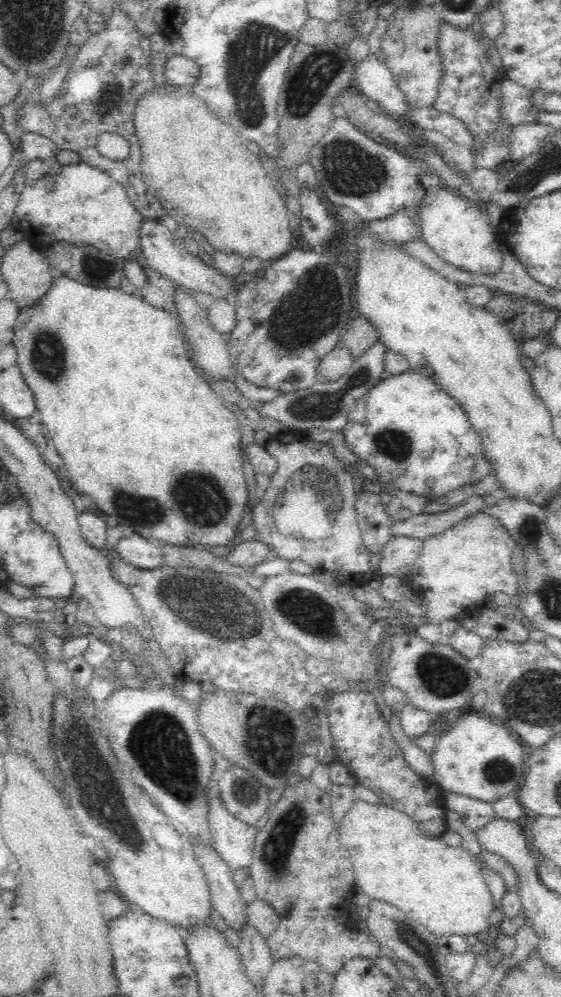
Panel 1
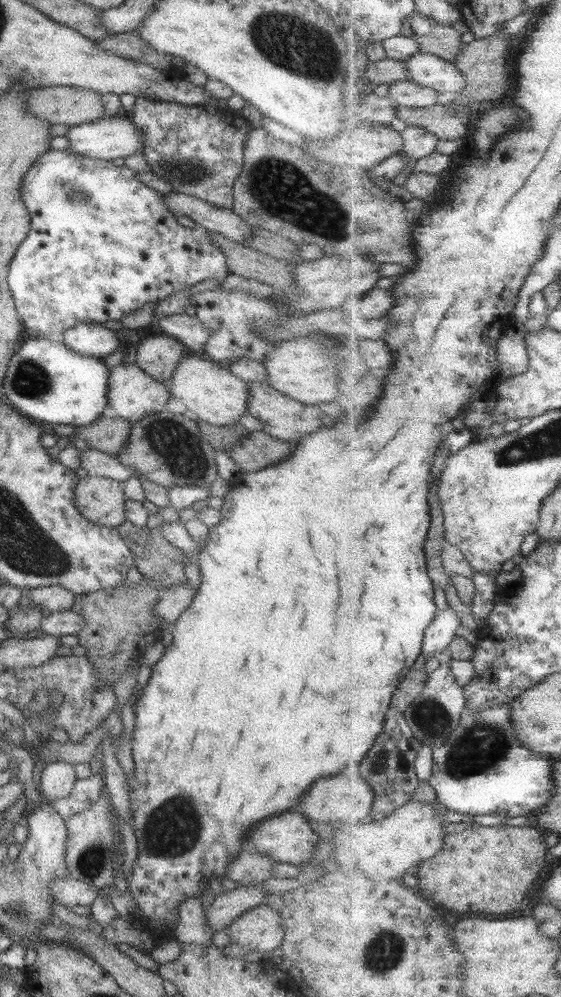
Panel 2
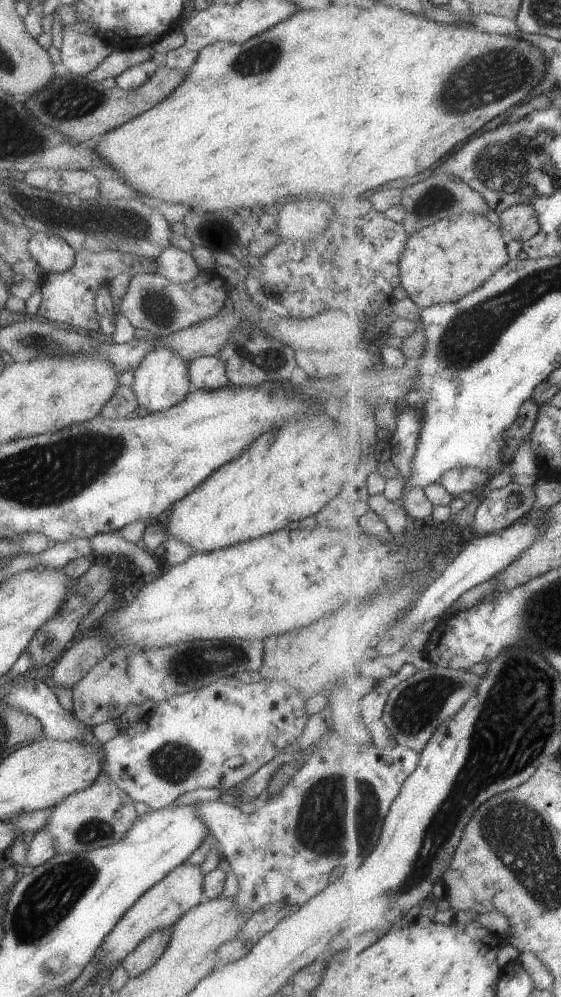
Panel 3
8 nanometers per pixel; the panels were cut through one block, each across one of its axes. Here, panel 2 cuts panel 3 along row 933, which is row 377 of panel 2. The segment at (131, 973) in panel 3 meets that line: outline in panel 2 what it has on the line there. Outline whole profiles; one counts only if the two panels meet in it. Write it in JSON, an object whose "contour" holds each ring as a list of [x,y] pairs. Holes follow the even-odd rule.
{"contour":[[[157,335],[140,341],[134,363],[156,381],[169,384],[176,364],[179,364],[181,358],[191,354],[191,350],[175,337]]]}

